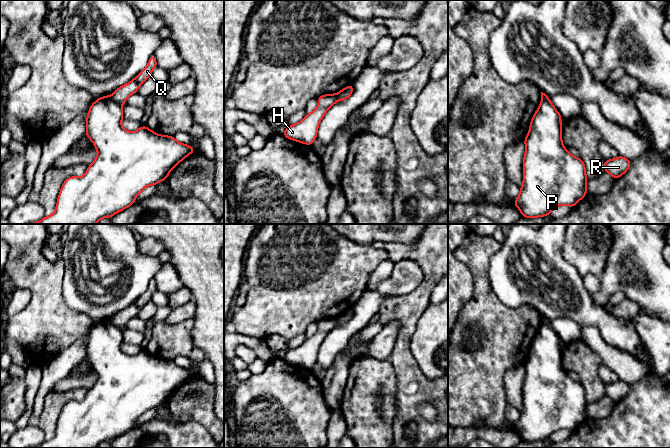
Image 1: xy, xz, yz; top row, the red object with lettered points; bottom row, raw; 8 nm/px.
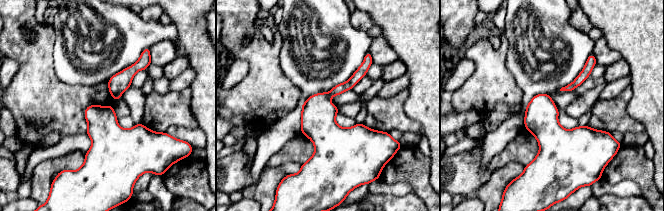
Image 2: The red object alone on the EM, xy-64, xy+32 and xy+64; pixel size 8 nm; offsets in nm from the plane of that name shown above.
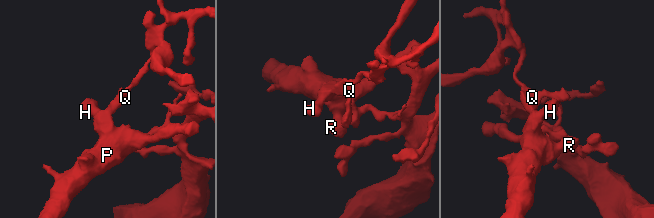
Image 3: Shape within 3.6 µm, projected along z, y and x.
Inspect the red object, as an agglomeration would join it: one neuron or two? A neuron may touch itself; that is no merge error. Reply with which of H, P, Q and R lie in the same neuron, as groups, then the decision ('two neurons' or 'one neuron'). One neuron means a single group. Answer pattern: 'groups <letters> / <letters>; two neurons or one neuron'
groups H P R / Q; two neurons

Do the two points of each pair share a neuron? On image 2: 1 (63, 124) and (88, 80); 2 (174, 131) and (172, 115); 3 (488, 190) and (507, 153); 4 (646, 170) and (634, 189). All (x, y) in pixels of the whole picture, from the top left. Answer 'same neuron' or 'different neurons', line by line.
1: different neurons
2: different neurons
3: different neurons
4: different neurons

